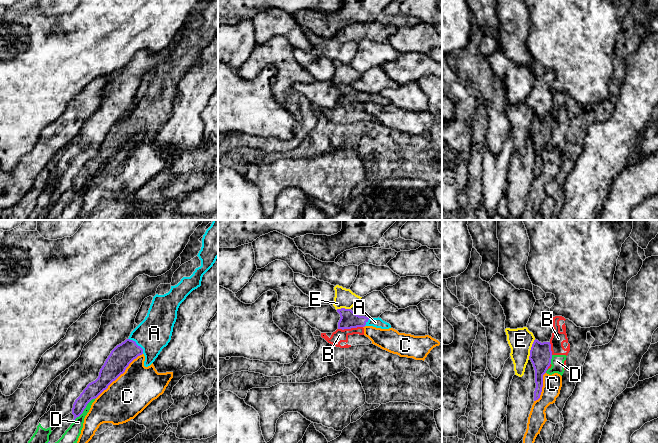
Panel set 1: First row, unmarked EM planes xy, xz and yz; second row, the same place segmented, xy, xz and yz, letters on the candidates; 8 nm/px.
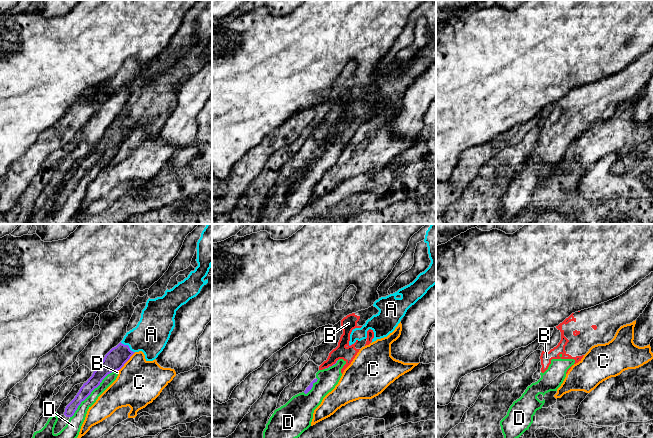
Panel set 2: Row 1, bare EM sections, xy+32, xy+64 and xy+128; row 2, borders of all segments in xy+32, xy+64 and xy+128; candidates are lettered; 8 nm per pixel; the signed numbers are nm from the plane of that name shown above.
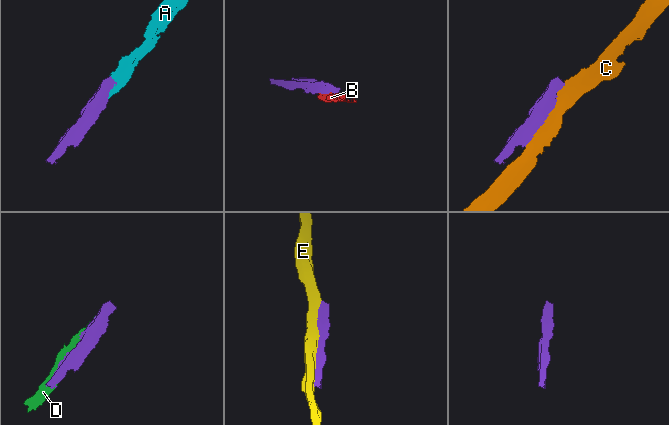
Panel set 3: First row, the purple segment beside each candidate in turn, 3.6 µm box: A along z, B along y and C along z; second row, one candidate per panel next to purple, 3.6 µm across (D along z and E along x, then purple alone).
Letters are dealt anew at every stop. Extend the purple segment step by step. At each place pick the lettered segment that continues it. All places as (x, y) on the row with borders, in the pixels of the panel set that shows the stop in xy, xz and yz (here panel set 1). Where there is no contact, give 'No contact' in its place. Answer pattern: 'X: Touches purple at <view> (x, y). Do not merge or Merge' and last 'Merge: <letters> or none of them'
A: Touches purple at xy (136, 344). Merge
B: Touches purple at xz (350, 328). Do not merge
C: Touches purple at xy (120, 374). Do not merge
D: Touches purple at xy (83, 410). Do not merge
E: Touches purple at yz (531, 349). Do not merge
Merge: A

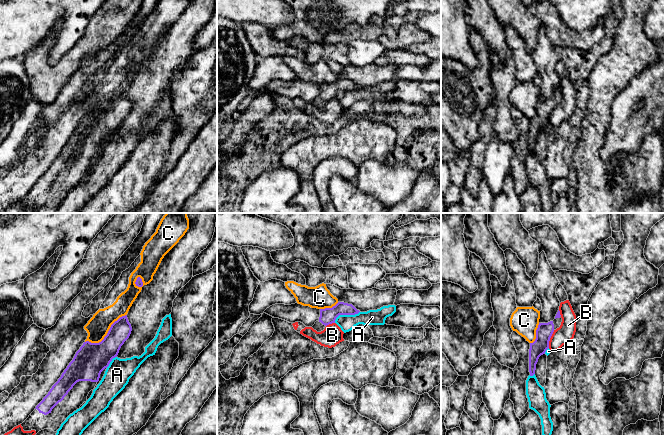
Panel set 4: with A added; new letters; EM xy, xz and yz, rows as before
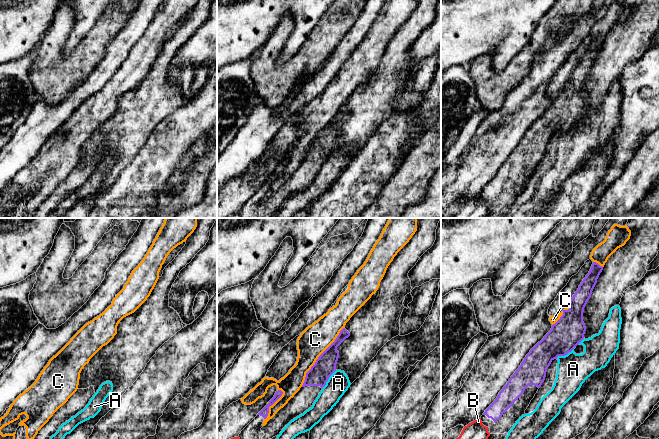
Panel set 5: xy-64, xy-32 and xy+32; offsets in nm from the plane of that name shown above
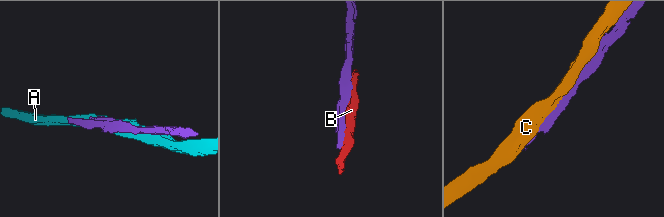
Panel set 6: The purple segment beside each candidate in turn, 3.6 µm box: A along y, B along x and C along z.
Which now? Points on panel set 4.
A: Touches purple at xz (345, 314). Do not merge
B: Touches purple at yz (549, 339). Do not merge
C: Touches purple at xy (107, 333). Do not merge
Merge: none of them

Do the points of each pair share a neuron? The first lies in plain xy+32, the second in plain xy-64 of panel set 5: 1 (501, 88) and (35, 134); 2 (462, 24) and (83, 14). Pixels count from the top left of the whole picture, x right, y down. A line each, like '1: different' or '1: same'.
1: different
2: same

